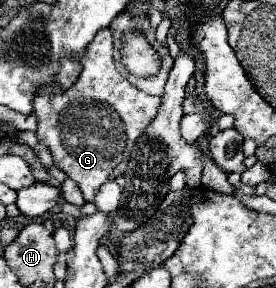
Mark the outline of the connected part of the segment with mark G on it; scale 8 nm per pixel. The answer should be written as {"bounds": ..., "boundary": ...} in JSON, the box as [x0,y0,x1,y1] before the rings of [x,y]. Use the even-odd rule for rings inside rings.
{"bounds":[34,28,162,200],"boundary":[[[102,28],[82,56],[82,74],[70,90],[40,90],[34,98],[34,114],[38,118],[36,138],[52,152],[54,166],[76,180],[84,198],[94,200],[96,190],[110,178],[112,170],[130,156],[136,140],[154,120],[162,98],[146,94],[122,78],[114,64],[114,46],[110,28]]]}

